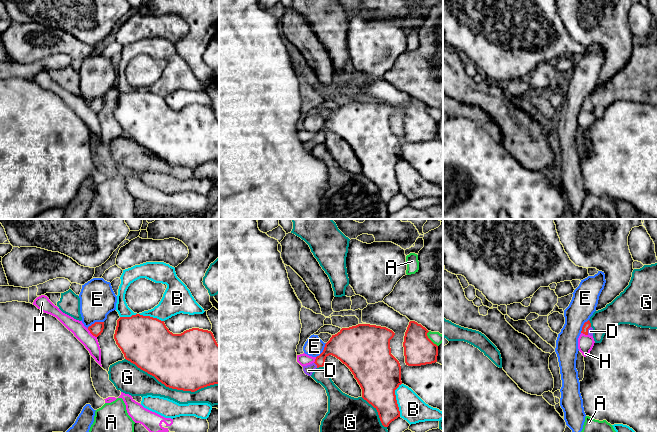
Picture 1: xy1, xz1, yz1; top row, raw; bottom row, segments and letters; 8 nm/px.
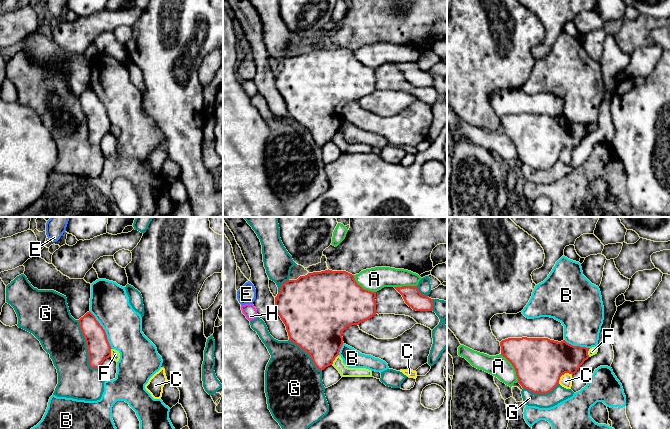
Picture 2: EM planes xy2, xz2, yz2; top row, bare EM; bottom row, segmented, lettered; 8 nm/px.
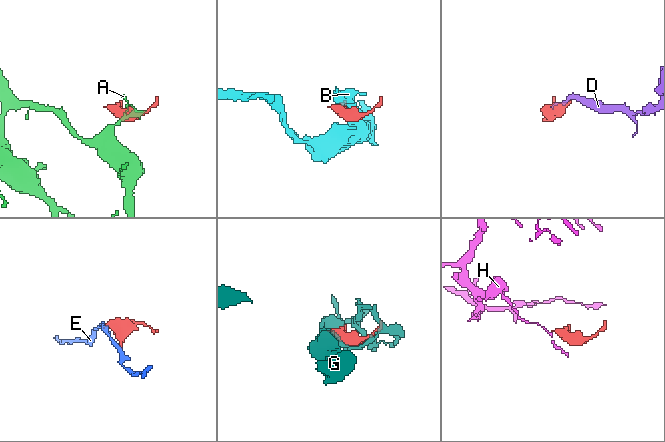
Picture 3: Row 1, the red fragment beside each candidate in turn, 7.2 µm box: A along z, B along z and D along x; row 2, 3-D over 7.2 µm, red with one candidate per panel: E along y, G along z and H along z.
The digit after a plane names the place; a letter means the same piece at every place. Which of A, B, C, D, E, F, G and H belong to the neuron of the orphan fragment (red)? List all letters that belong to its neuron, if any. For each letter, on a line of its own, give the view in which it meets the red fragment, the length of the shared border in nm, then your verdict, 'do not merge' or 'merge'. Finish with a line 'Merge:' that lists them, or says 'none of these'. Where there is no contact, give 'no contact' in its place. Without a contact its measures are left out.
A: yz2 | 280 nm | do not merge
B: xy2 | 360 nm | do not merge
C: yz2 | 140 nm | do not merge
D: xz1 | 50 nm | merge
E: xy1 | 140 nm | do not merge
F: xz2 | 110 nm | do not merge
G: xy1 | 800 nm | do not merge
H: xy1 | 100 nm | do not merge
Merge: D

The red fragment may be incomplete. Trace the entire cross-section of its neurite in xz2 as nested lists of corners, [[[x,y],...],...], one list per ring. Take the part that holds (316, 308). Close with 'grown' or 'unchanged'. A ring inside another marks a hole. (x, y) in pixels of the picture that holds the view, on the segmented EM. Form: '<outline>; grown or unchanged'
[[[325,270],[308,273],[297,280],[285,281],[275,297],[275,310],[286,326],[289,340],[309,354],[318,370],[324,370],[333,364],[343,345],[343,331],[351,325],[360,323],[376,315],[376,292],[363,289],[346,271]]]; unchanged

